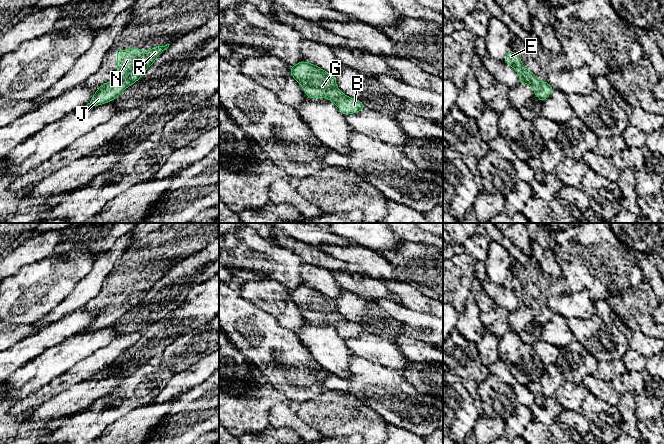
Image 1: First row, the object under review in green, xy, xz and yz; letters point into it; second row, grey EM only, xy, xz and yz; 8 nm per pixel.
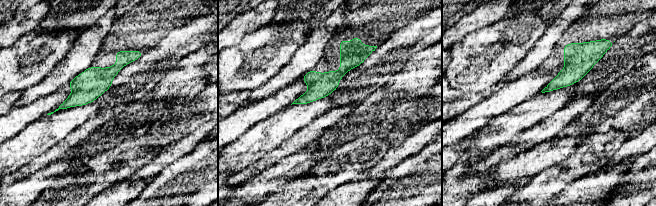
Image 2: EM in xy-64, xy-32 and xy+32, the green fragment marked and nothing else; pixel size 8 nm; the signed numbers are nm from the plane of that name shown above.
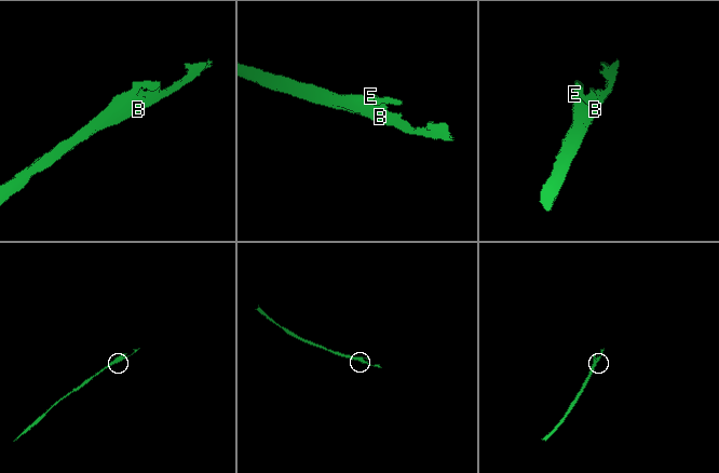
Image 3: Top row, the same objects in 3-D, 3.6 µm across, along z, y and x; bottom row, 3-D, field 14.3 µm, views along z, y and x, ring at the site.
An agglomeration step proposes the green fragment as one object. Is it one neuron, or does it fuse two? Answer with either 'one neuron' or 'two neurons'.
one neuron

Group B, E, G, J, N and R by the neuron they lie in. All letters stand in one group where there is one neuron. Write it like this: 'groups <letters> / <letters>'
groups B E G J N R

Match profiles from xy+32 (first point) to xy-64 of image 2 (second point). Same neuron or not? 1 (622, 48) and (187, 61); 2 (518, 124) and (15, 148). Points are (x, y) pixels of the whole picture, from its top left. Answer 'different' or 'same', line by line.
1: different
2: same

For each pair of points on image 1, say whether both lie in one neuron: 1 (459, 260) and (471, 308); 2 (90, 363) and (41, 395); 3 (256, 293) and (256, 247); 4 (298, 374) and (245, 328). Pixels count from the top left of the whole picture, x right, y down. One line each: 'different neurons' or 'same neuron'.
1: different neurons
2: same neuron
3: different neurons
4: same neuron

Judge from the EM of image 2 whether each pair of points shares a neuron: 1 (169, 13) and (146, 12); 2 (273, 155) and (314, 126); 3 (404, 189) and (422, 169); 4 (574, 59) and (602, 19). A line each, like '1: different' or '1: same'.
1: same
2: same
3: same
4: same

